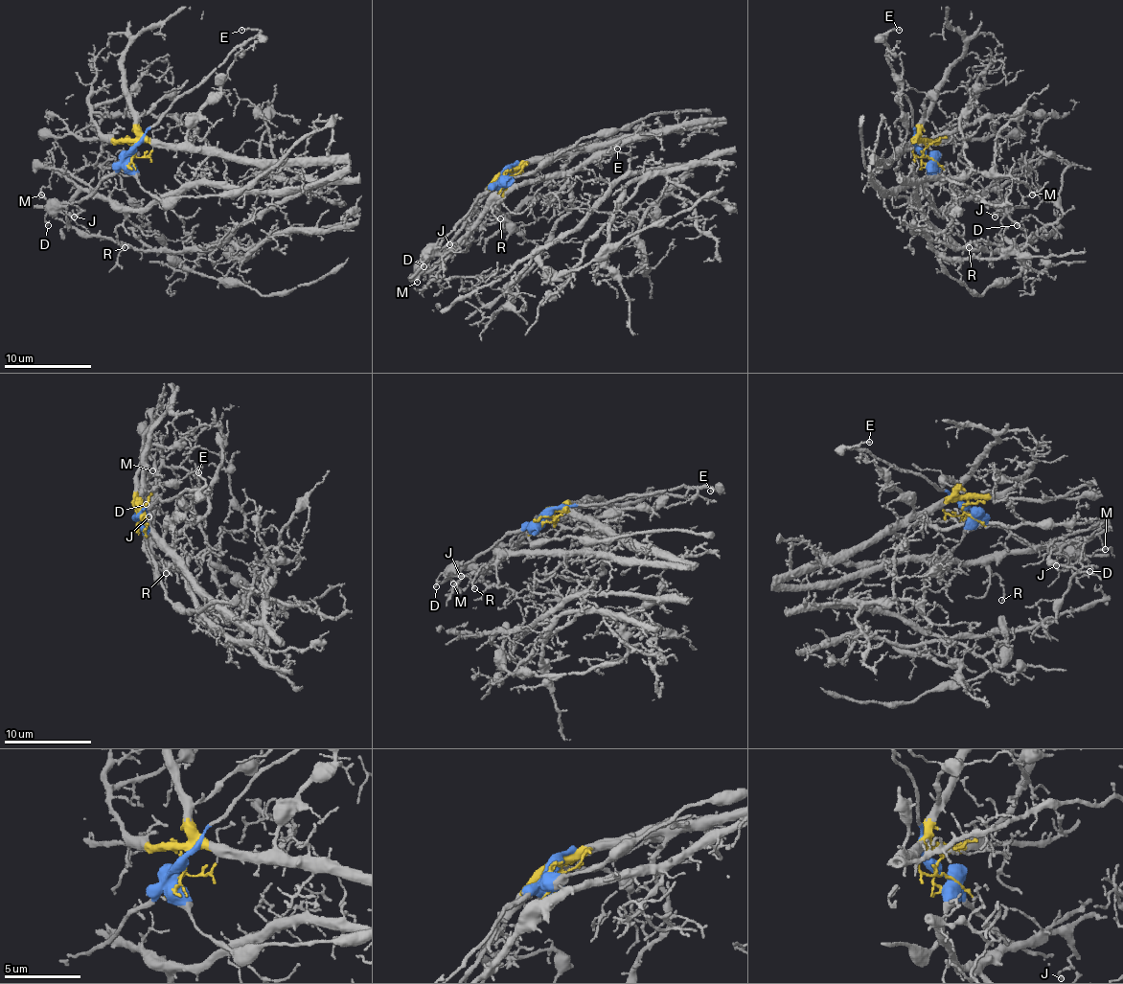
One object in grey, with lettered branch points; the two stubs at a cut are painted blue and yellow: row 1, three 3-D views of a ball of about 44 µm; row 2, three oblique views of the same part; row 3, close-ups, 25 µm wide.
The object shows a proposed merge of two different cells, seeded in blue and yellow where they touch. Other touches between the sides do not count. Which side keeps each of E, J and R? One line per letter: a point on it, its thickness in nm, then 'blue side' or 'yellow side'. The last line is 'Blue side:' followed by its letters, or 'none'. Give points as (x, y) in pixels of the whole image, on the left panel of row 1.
E: at (241, 30); 160 nm thick; blue side
J: at (74, 217); 190 nm thick; yellow side
R: at (125, 247); 190 nm thick; yellow side
Blue side: E

